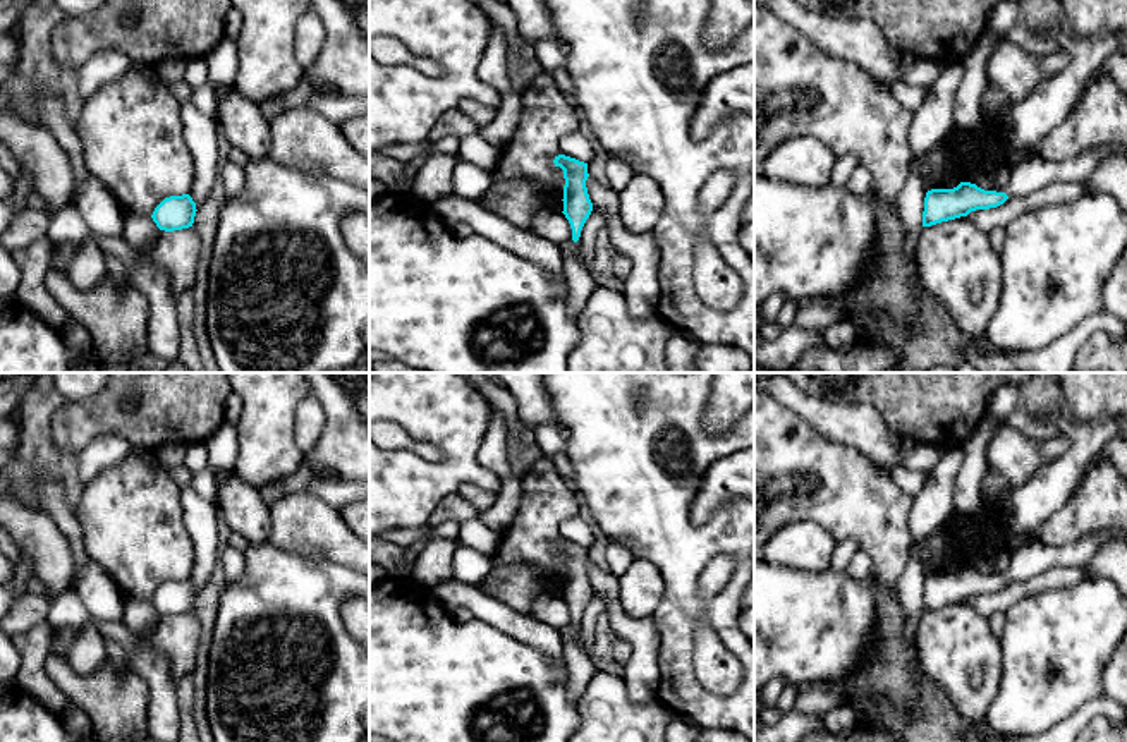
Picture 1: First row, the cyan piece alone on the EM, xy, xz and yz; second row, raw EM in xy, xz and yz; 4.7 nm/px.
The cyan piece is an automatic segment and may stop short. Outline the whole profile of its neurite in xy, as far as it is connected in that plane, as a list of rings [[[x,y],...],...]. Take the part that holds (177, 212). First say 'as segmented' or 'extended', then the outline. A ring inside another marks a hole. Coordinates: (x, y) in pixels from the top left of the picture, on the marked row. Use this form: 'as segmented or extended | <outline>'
as segmented | [[[189,194],[170,196],[155,208],[151,218],[160,230],[174,232],[192,227],[196,211]]]

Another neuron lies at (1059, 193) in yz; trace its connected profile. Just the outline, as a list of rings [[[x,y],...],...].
[[[1055,182],[1027,196],[1012,196],[996,208],[971,211],[967,216],[979,230],[990,234],[993,228],[1005,228],[1019,211],[1072,203],[1084,191],[1086,186],[1082,182]]]

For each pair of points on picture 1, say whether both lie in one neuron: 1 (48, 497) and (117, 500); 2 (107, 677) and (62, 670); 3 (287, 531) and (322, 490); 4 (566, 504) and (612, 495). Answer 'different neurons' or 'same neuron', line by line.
1: different neurons
2: same neuron
3: different neurons
4: different neurons

